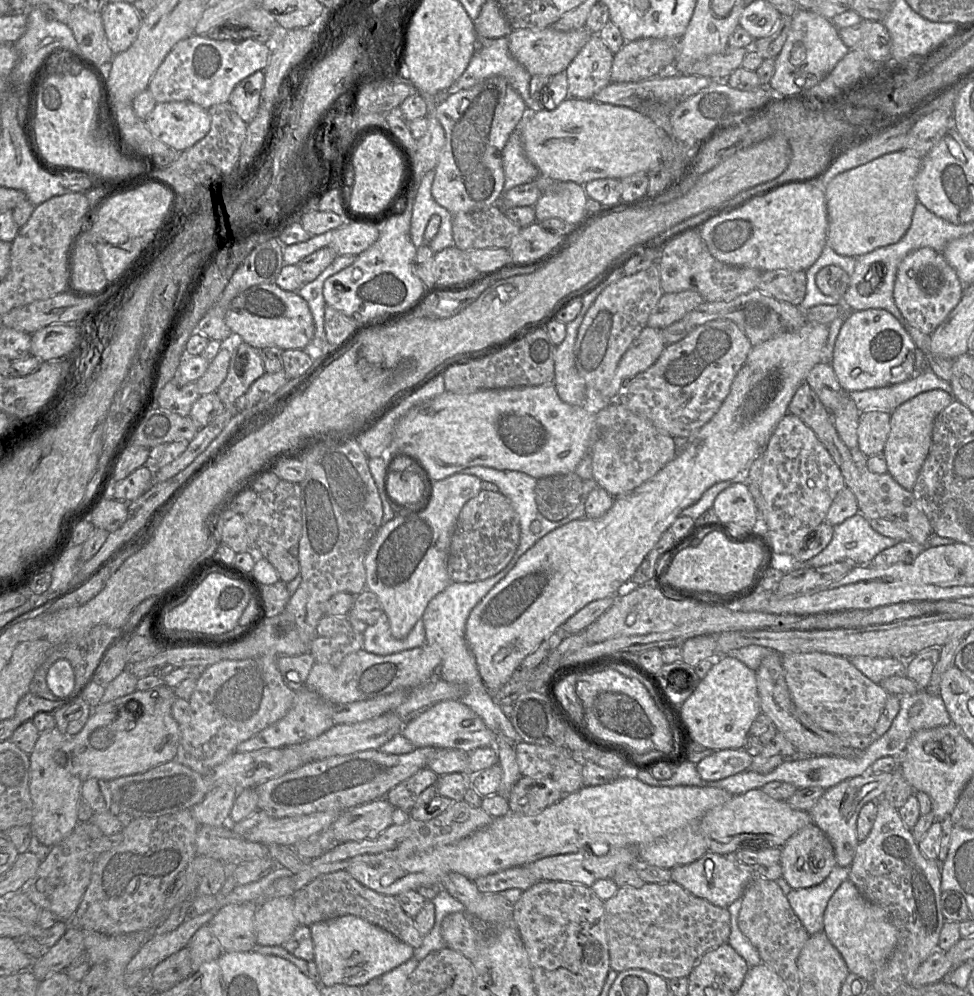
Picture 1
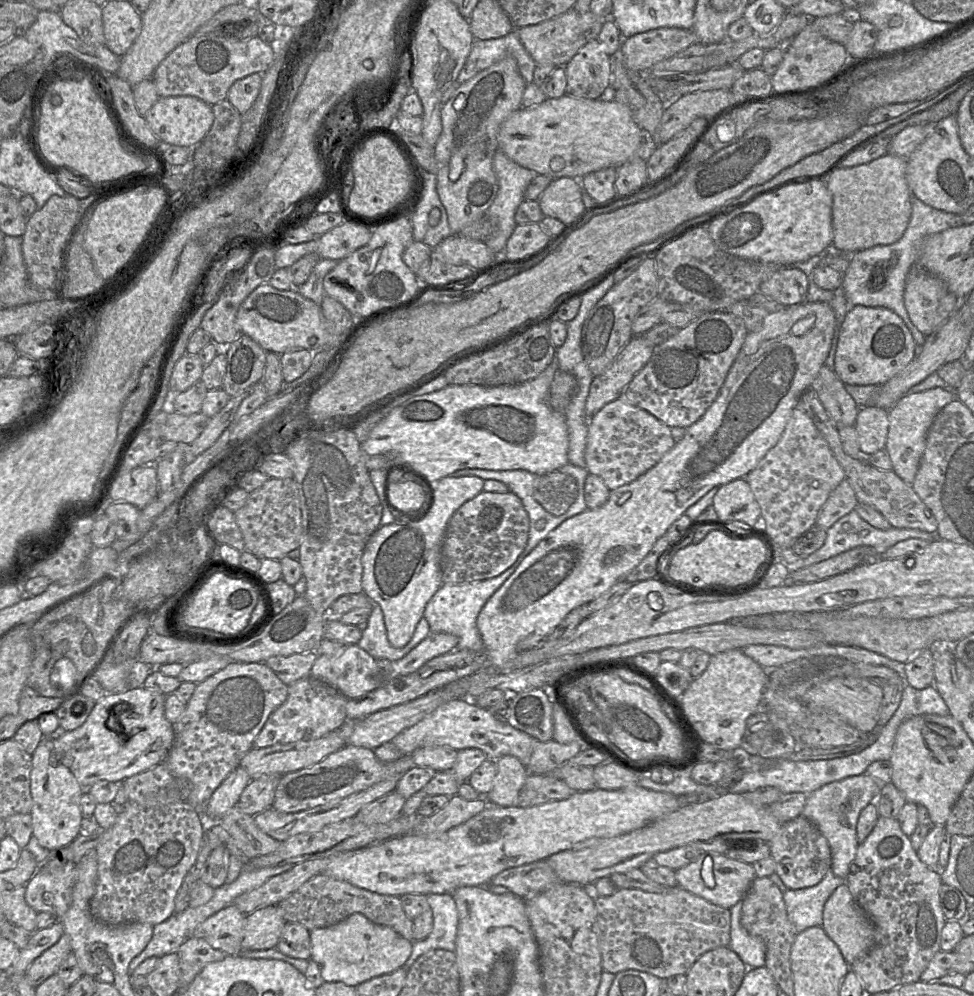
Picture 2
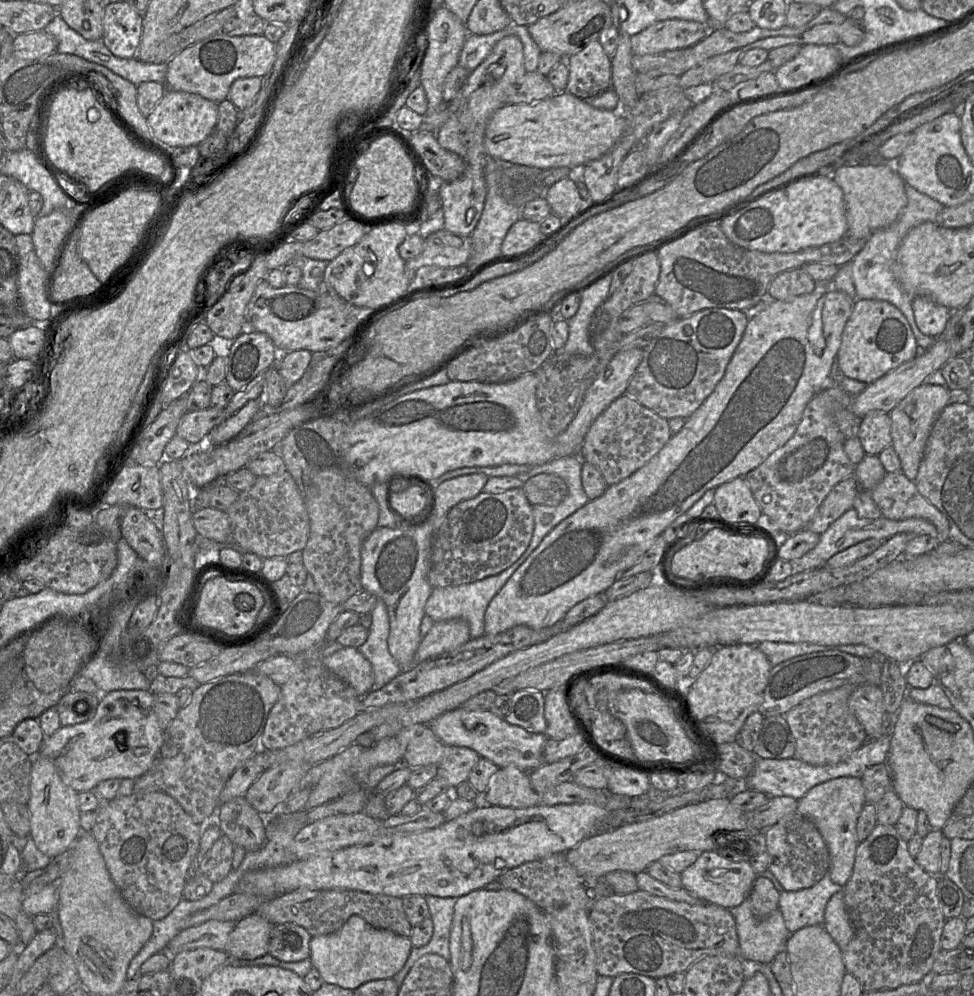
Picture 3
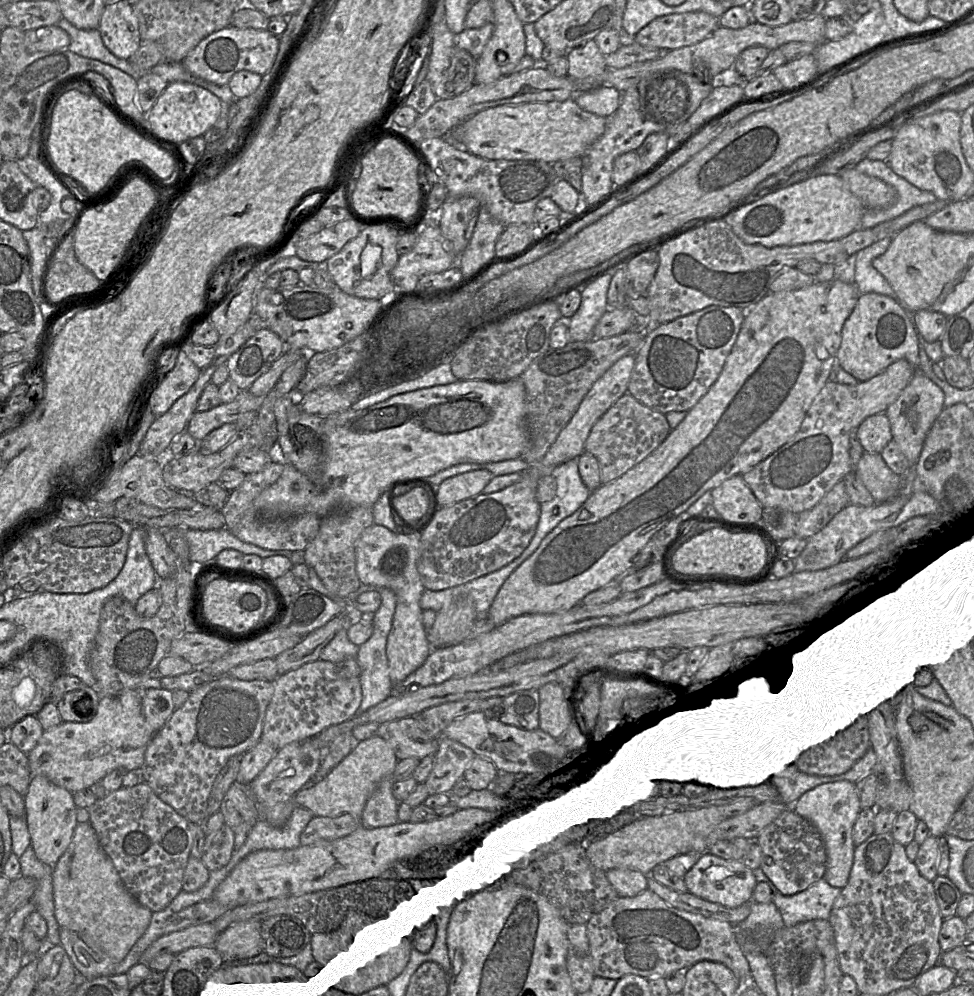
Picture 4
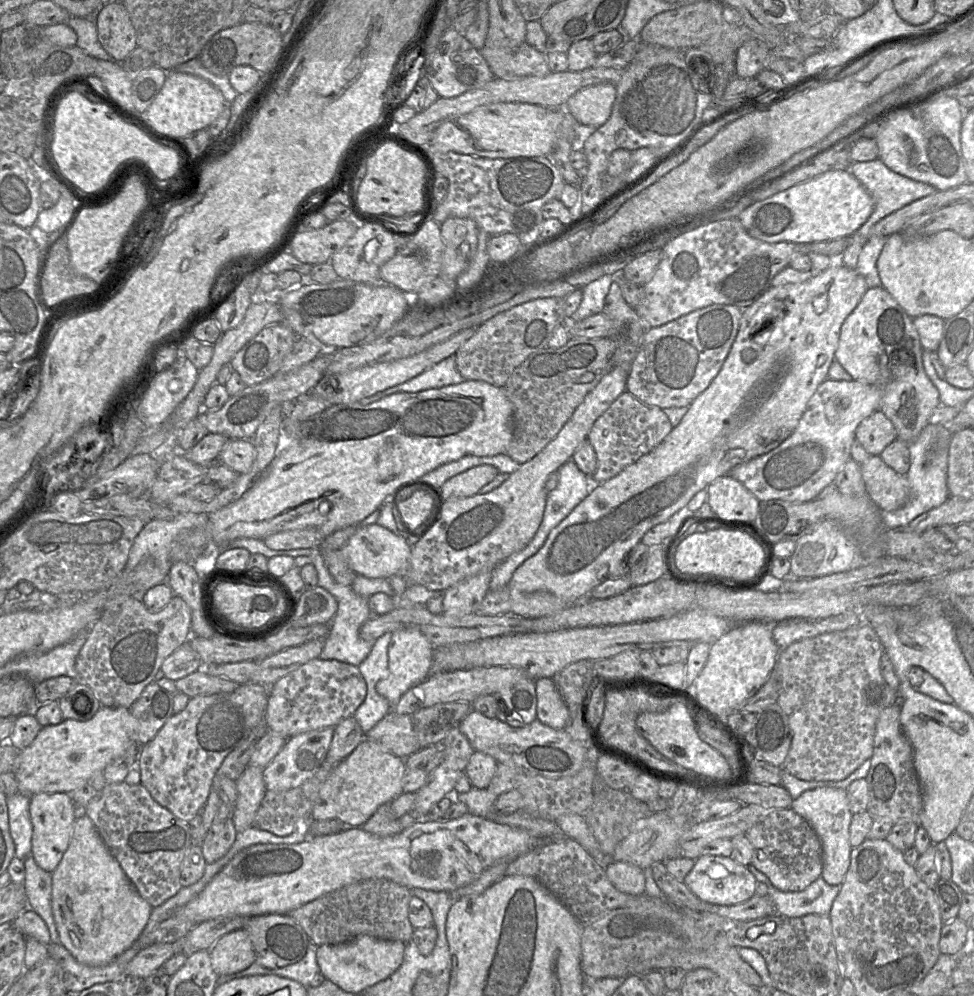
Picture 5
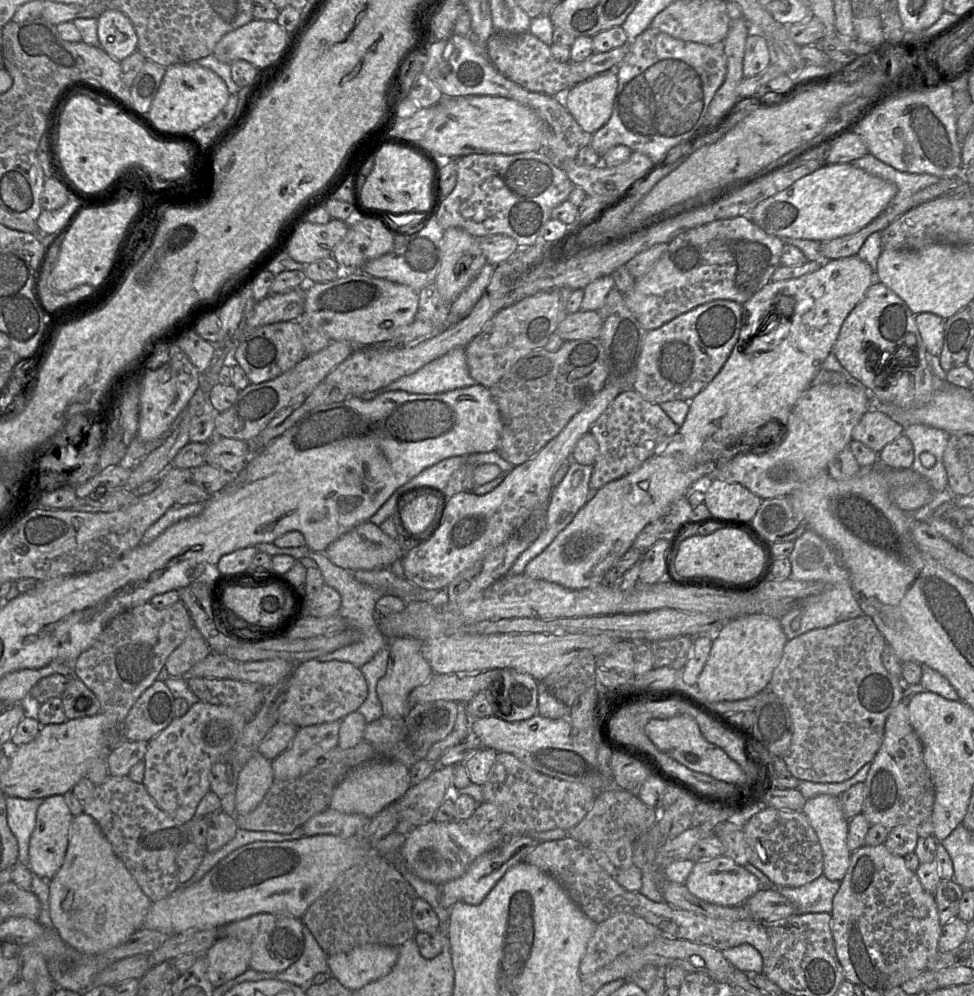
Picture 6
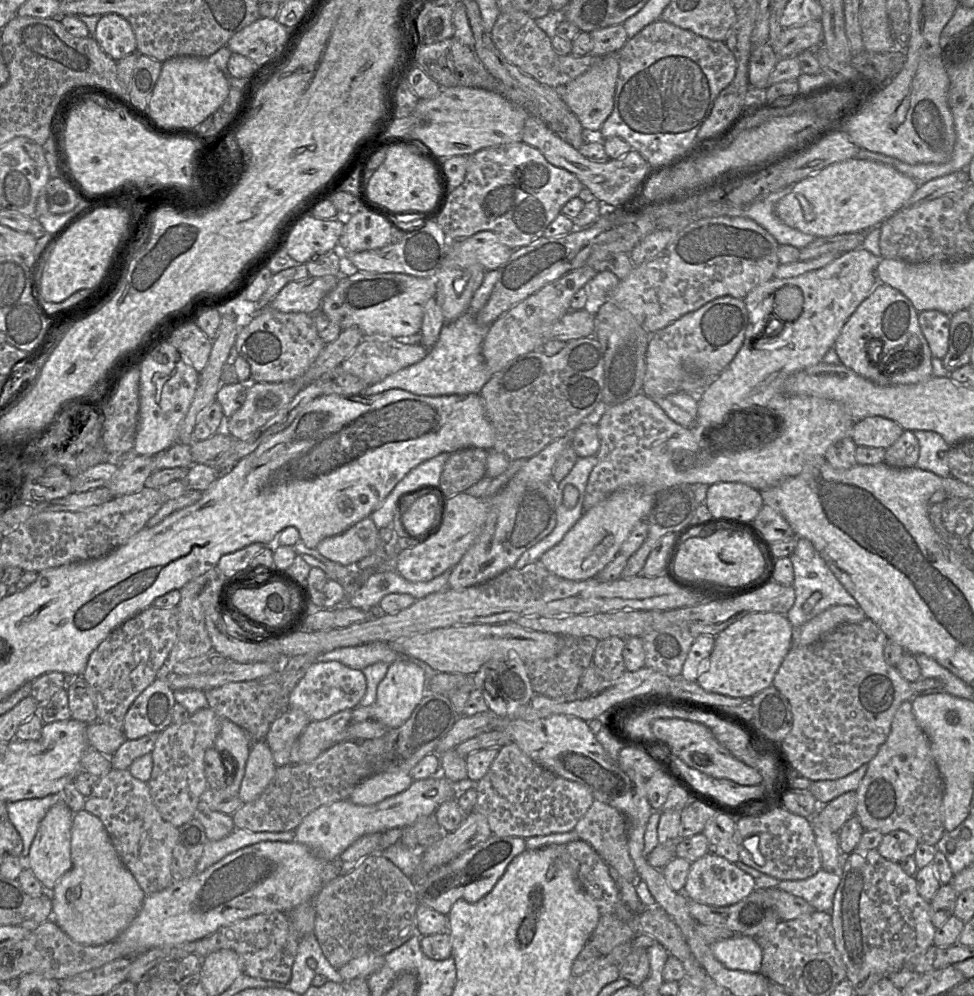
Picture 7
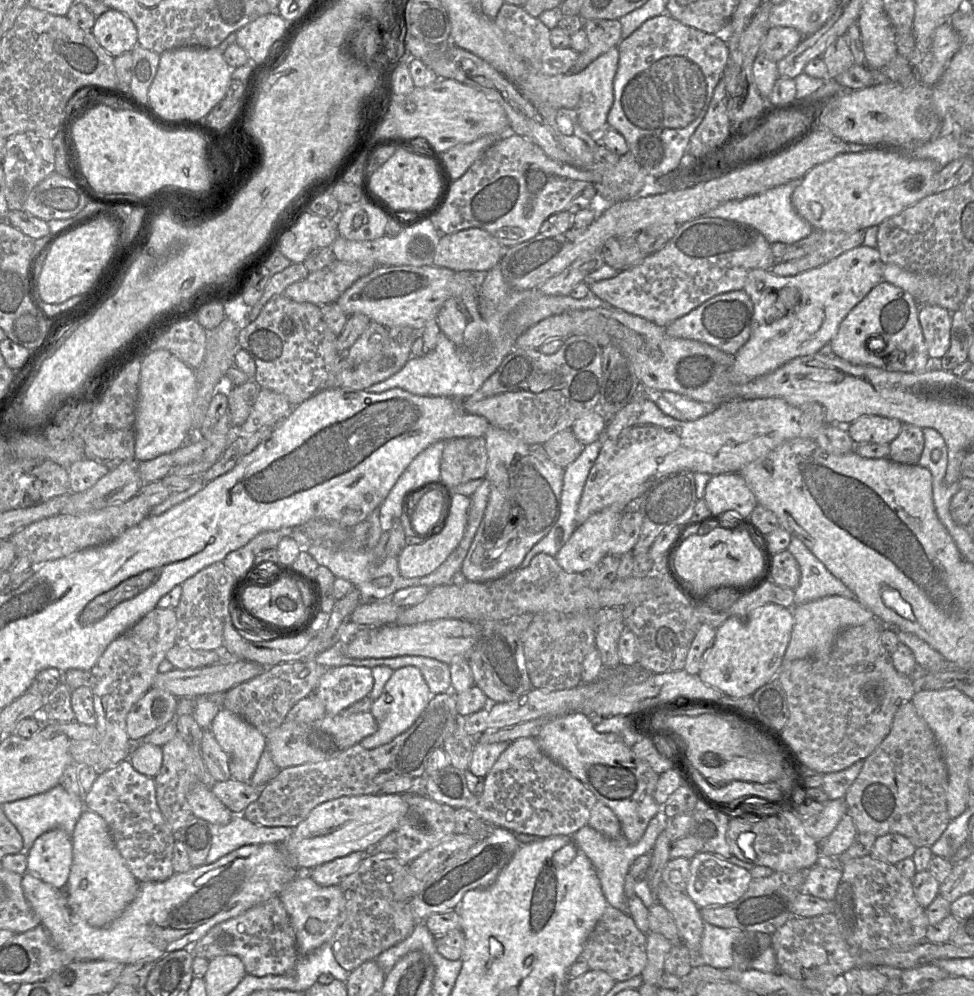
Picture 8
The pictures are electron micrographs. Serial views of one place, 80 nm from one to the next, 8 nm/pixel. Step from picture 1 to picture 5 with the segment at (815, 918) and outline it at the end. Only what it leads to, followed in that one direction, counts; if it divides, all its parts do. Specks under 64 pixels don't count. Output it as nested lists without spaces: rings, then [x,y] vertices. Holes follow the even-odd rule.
[[[822,876],[801,891],[784,892],[775,886],[768,887],[768,897],[775,906],[777,914],[788,918],[807,914],[829,916],[832,904],[841,885],[829,885]]]

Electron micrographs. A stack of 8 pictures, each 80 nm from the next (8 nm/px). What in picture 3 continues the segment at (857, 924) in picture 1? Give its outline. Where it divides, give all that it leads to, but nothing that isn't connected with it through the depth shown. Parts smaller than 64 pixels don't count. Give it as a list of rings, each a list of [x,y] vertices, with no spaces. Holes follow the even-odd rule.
[[[843,890],[836,892],[829,899],[823,927],[843,951],[854,935],[854,928],[845,907]]]

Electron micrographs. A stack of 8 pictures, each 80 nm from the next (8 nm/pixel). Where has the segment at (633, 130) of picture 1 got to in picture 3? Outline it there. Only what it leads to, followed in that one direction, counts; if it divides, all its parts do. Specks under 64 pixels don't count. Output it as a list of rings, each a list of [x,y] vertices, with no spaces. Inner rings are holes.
[[[567,91],[556,93],[554,96],[546,98],[544,100],[538,101],[531,104],[508,104],[497,110],[491,117],[486,127],[484,145],[486,152],[489,156],[500,159],[503,161],[508,161],[510,163],[525,165],[529,167],[539,168],[541,170],[546,170],[549,168],[557,167],[568,167],[571,170],[581,169],[587,163],[601,158],[606,152],[608,152],[621,137],[625,129],[625,113],[621,114],[621,107],[619,110],[602,110],[591,106],[585,100],[578,98]]]

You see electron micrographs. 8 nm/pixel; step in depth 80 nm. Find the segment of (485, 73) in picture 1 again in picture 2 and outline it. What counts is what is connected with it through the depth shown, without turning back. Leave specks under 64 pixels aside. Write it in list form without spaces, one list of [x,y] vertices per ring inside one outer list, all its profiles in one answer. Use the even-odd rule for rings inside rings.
[[[514,29],[509,34],[500,38],[489,39],[489,40],[475,39],[473,41],[468,58],[457,77],[458,85],[455,91],[460,87],[461,84],[470,80],[479,72],[487,69],[488,67],[494,65],[495,63],[499,62],[500,60],[502,60],[507,56],[512,56],[515,58],[519,72],[523,77],[523,79],[525,80],[526,85],[531,83],[533,81],[536,62],[532,59],[532,57],[529,55],[529,53],[525,50],[524,46],[520,42],[517,34],[517,29]]]

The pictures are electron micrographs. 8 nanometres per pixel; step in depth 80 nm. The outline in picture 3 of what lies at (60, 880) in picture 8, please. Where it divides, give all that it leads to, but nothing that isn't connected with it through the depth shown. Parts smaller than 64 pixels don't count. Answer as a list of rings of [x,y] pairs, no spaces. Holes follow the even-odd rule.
[[[38,753],[32,757],[30,799],[30,834],[36,847],[51,859],[69,849],[81,833],[78,792],[64,783],[57,768]]]

